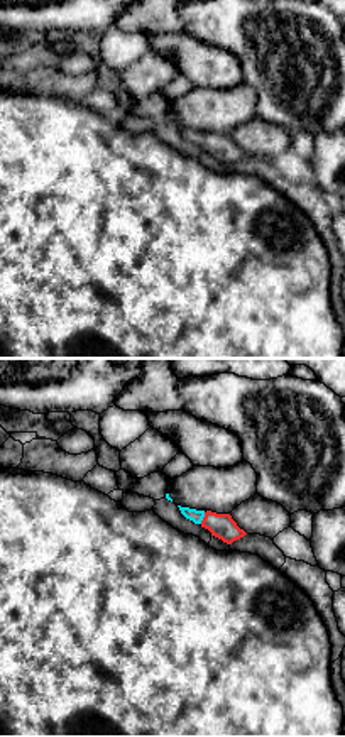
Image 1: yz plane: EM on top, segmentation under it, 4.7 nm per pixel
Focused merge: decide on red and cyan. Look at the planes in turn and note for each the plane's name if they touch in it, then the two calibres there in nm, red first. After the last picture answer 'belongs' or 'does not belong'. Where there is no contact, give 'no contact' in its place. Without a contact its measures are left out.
contact in yz; calibres 120 and 60 nm

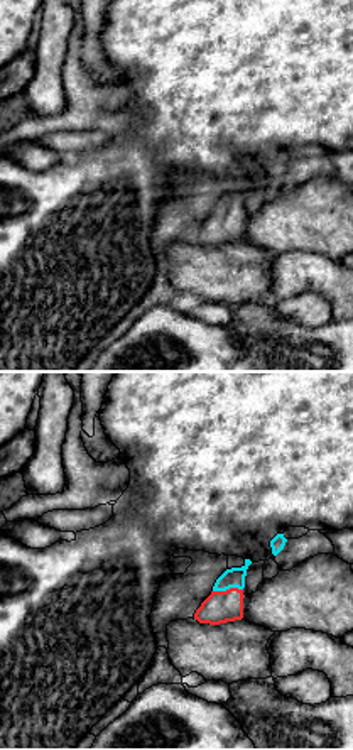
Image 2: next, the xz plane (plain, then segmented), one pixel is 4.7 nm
contact in xz; calibres 160 and 100 nm

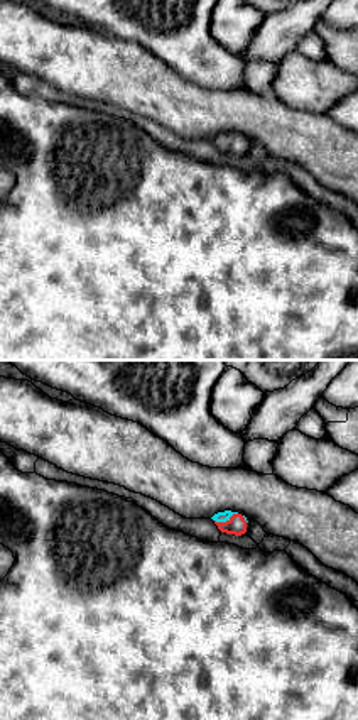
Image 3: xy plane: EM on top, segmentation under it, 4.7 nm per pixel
contact in xy; calibres 90 and 50 nm

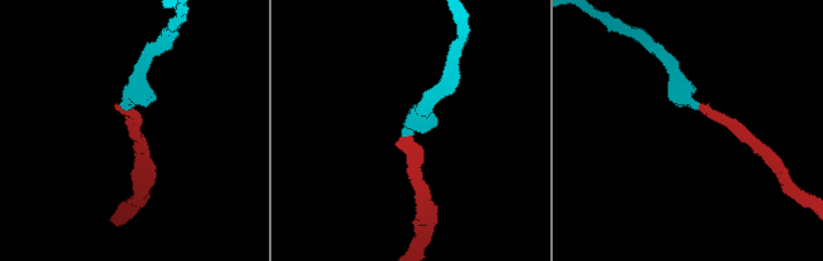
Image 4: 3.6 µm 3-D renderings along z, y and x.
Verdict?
belongs

